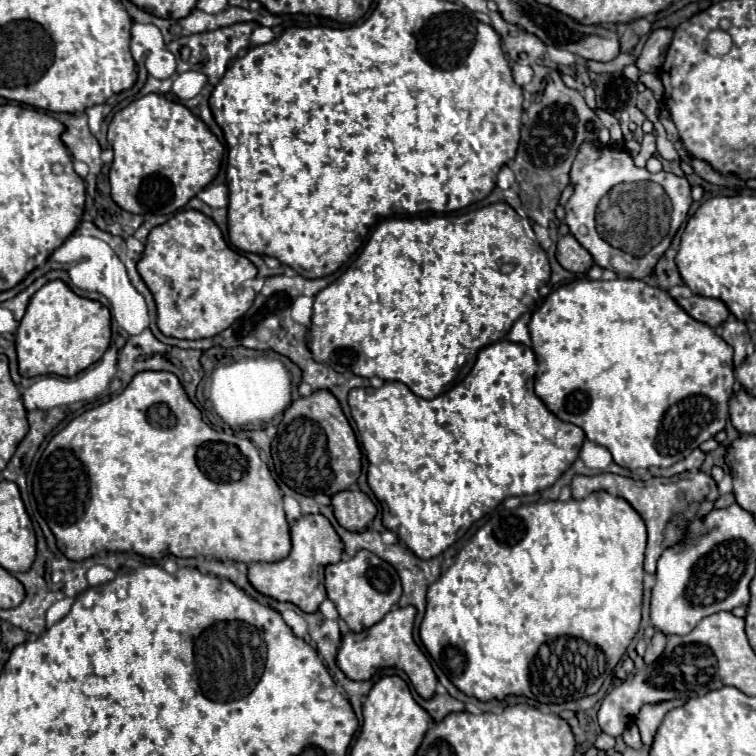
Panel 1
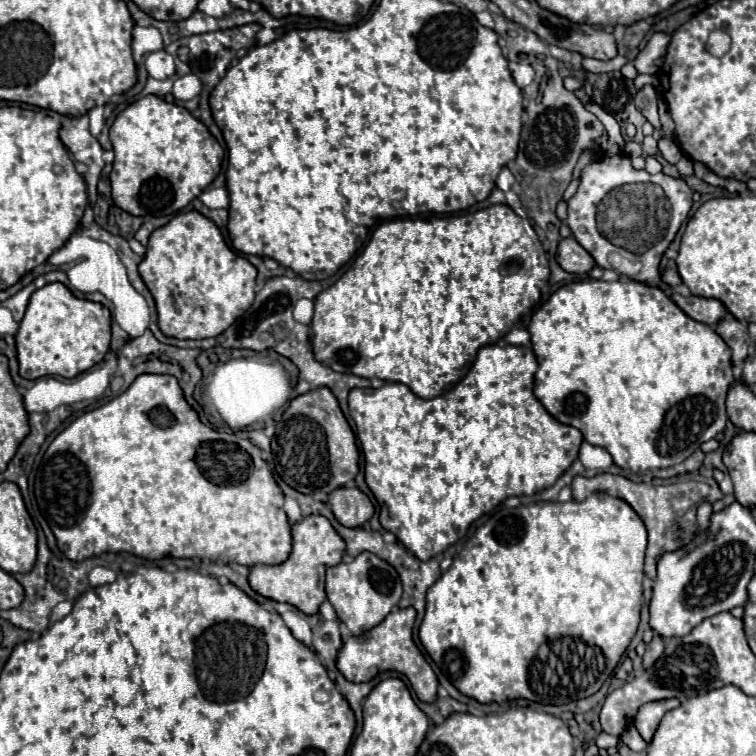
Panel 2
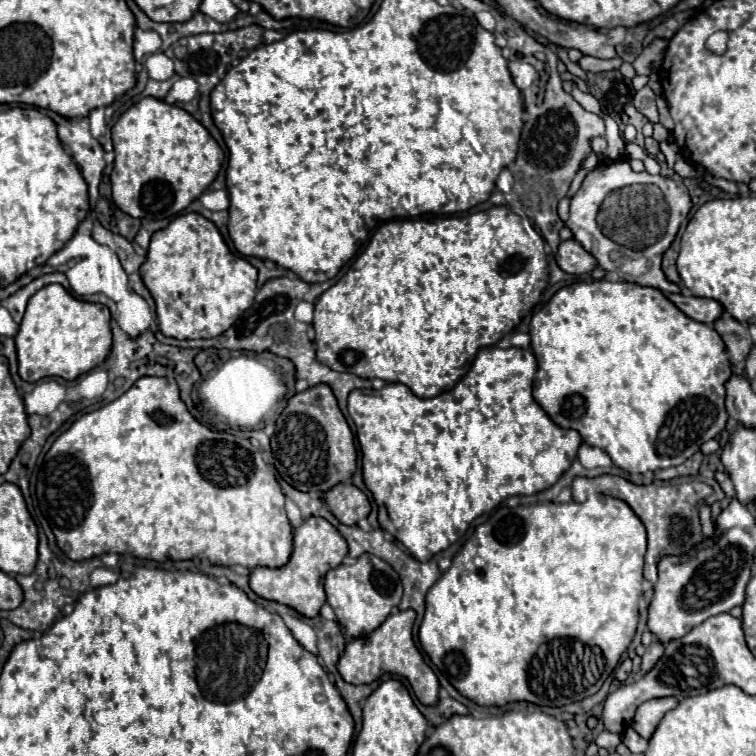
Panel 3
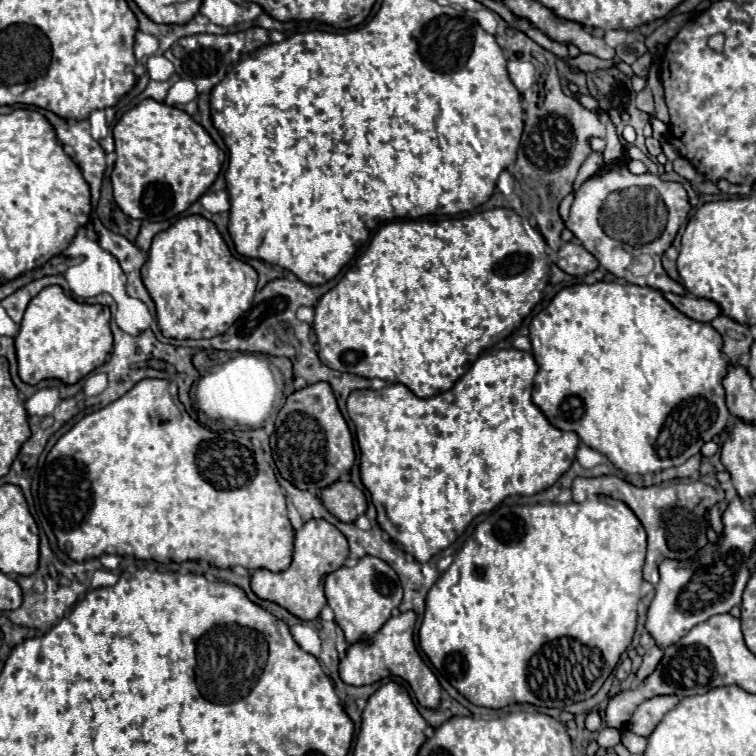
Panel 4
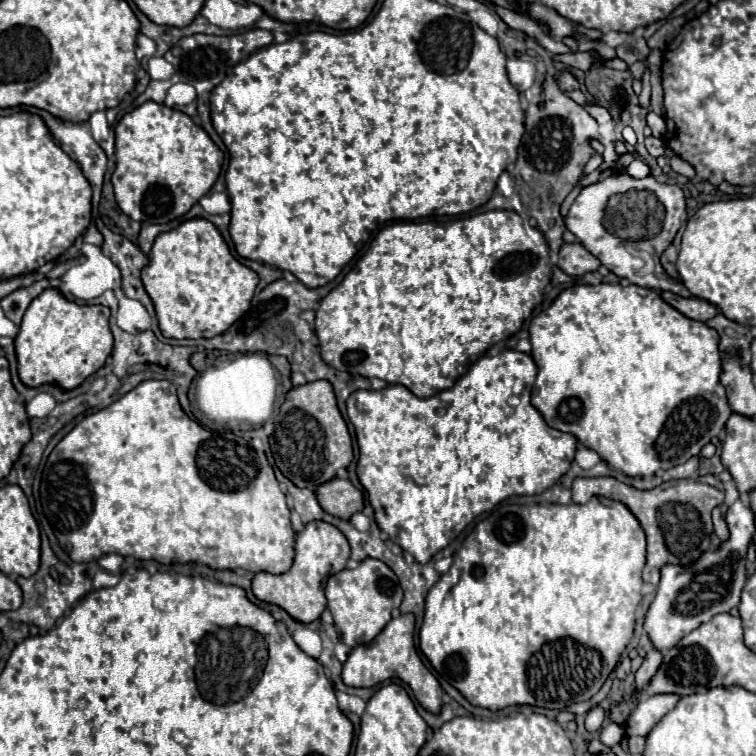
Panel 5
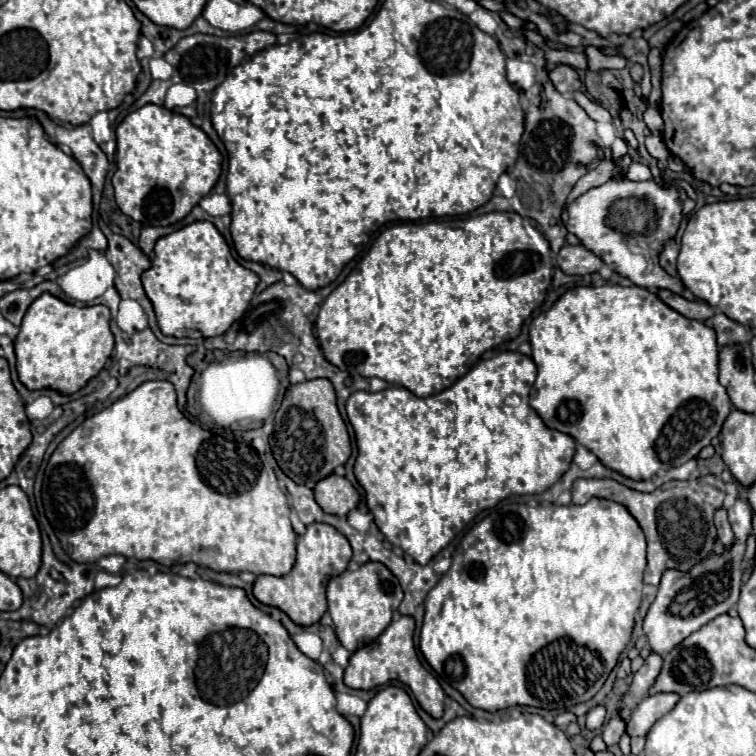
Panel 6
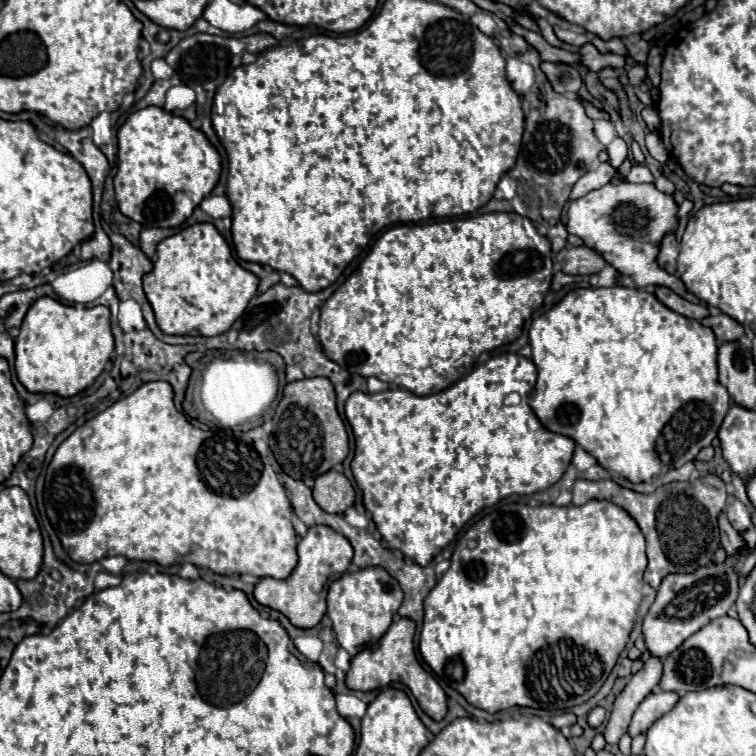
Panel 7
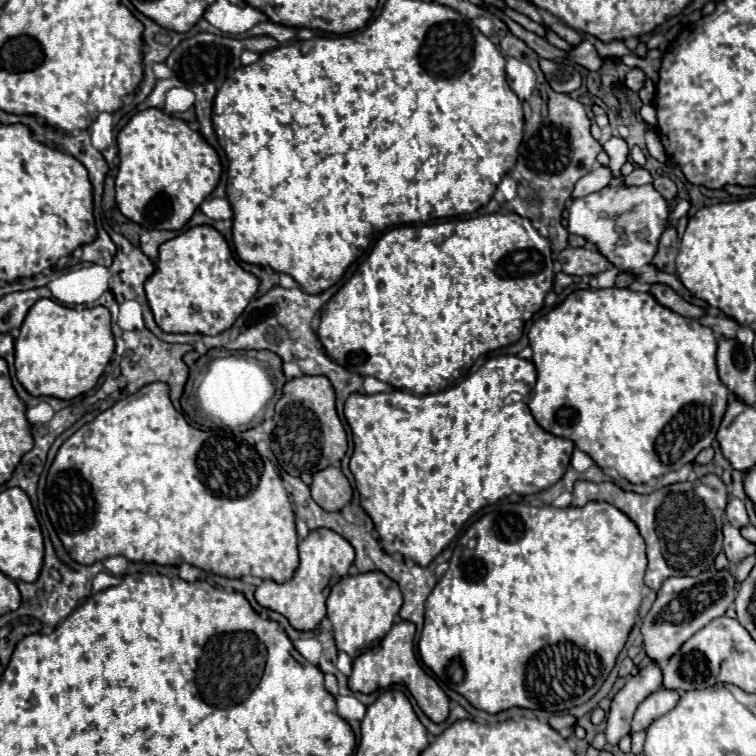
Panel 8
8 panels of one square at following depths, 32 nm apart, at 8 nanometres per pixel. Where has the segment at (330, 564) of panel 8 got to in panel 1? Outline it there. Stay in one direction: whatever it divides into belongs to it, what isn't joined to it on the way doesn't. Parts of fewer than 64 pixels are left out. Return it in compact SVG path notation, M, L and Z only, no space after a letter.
M308 514L298 518L292 528L292 552L274 564L250 564L248 580L250 584L264 596L270 596L280 602L290 602L298 606L302 612L316 612L320 602L326 598L324 590L324 568L328 564L336 564L342 558L344 542L322 514Z

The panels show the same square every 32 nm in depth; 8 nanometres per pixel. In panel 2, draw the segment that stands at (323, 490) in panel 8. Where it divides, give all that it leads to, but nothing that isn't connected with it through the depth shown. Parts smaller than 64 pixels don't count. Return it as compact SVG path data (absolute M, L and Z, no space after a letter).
M340 486L334 492L330 492L328 506L334 512L336 520L348 528L356 528L364 524L374 512L370 498L358 488L350 488L350 486Z

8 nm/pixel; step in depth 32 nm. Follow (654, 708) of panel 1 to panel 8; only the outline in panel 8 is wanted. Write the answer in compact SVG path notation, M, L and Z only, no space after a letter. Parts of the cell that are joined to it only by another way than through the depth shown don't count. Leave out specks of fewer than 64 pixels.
M660 688L656 690L652 696L648 696L636 710L636 716L632 720L632 732L644 730L650 726L652 720L664 716L666 712L670 712L680 700L680 694L676 690L668 690L668 688Z

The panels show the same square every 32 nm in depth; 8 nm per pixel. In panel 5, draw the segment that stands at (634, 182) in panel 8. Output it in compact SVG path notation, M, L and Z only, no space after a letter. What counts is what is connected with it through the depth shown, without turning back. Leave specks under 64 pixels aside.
M634 160L634 162L626 168L626 172L628 172L632 178L646 178L646 176L650 176L650 168L648 168L644 162L638 162L638 160Z

